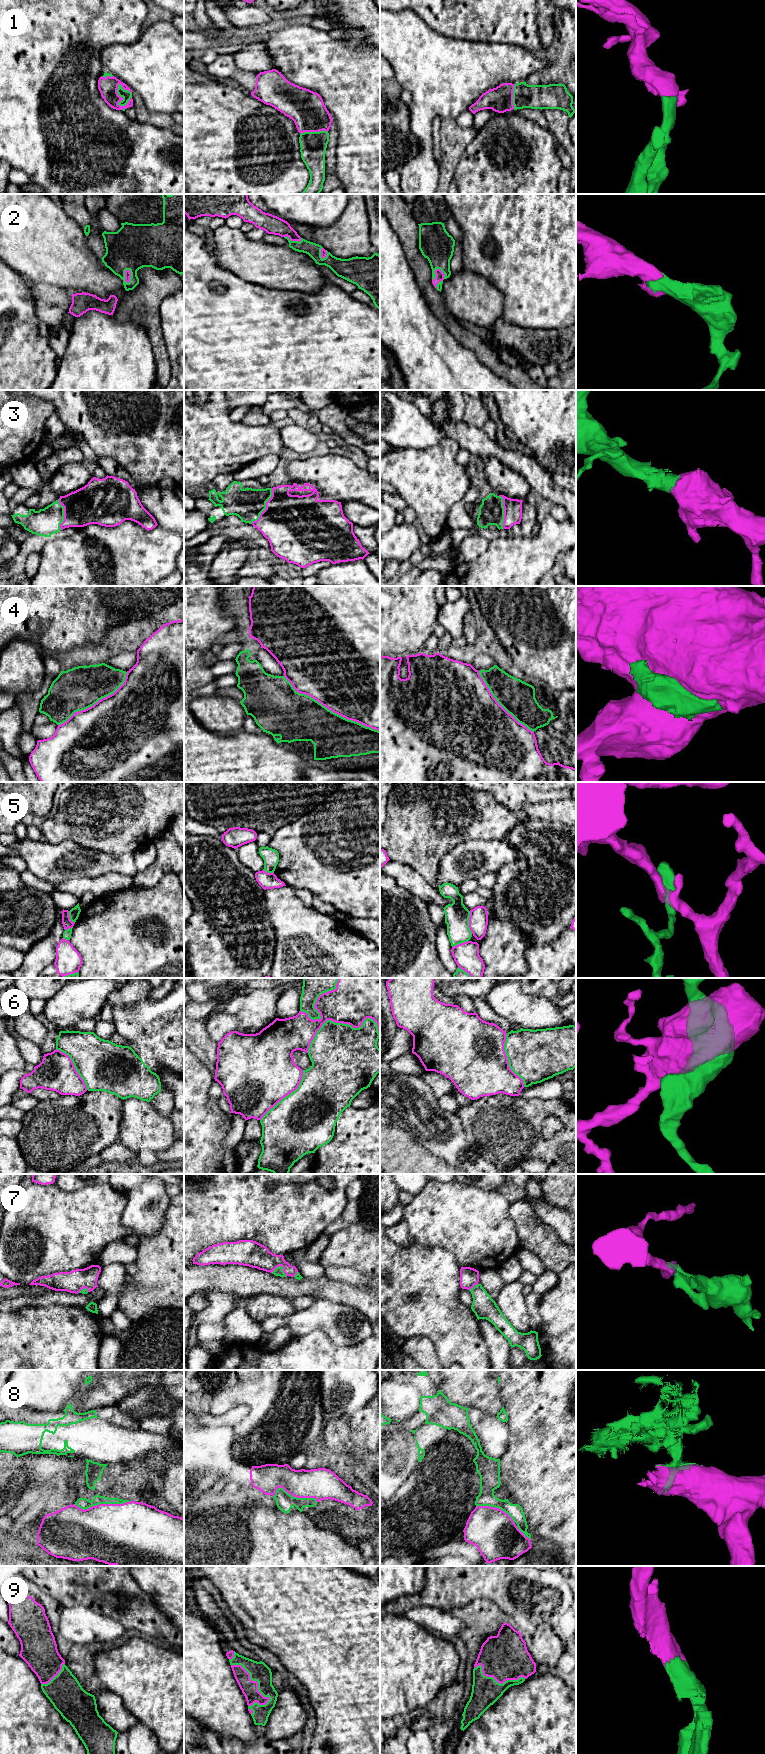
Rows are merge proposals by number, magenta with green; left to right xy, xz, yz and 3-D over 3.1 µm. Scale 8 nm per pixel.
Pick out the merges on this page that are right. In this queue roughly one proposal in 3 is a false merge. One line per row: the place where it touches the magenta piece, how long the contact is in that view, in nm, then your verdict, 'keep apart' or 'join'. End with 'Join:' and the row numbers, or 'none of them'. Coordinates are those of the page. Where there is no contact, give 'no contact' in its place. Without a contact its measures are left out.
1: meets magenta in xy at (121, 97); contact 220 nm long; join
2: meets magenta in xy at (125, 276); contact 120 nm long; join
3: meets magenta in xz at (266, 507); contact 340 nm long; join
4: meets magenta in xz at (331, 710); contact 900 nm long; keep apart
5: meets magenta in yz at (469, 922); contact 190 nm long; keep apart
6: meets magenta in xz at (336, 1022); contact 600 nm long; keep apart
7: meets magenta in xz at (281, 1265); contact 130 nm long; join
8: meets magenta in xy at (102, 1504); contact 460 nm long; keep apart
9: meets magenta in xz at (255, 1681); contact 420 nm long; join
Join: 1, 2, 3, 7, 9

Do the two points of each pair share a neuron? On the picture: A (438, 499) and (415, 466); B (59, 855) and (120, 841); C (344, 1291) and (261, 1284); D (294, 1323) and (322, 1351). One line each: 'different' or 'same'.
A: same
B: different
C: same
D: different

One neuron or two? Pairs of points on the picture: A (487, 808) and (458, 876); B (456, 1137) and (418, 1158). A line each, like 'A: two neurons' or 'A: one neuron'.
A: two neurons
B: two neurons

